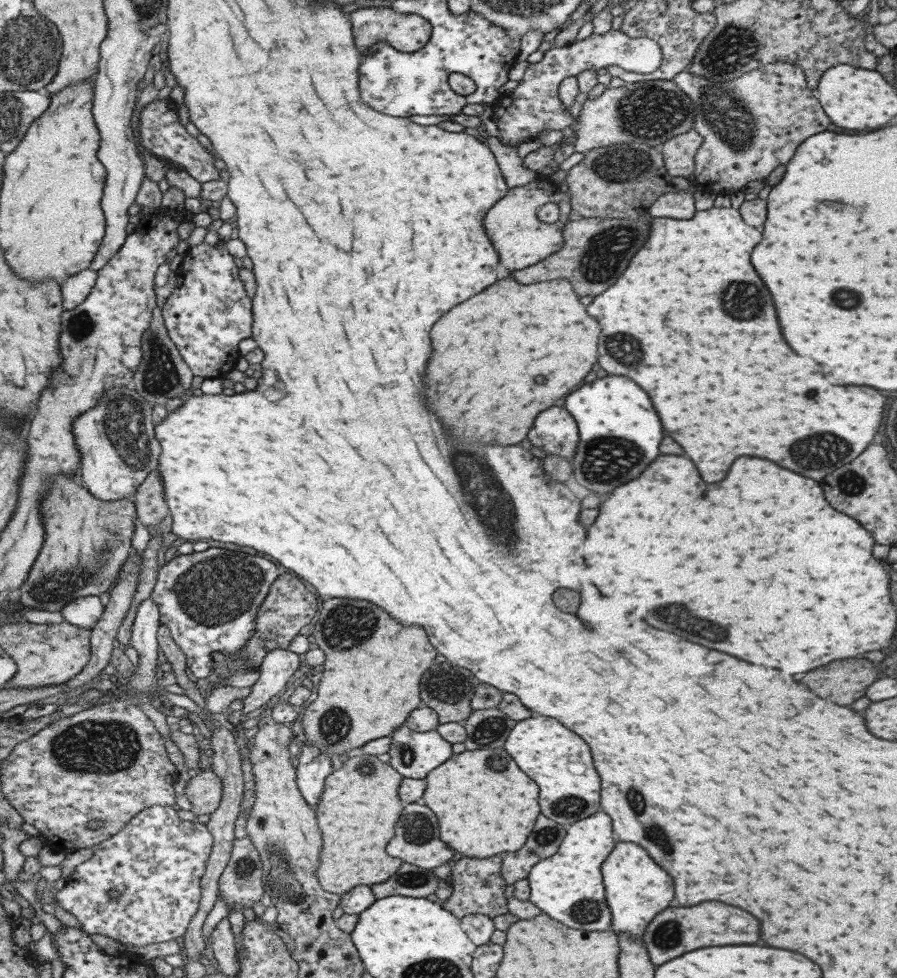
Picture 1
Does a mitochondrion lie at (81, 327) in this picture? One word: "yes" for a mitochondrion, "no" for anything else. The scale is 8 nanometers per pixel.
yes

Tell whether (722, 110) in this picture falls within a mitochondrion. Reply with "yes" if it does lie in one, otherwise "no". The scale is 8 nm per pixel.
yes

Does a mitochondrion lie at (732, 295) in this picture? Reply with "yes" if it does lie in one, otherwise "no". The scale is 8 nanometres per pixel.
yes

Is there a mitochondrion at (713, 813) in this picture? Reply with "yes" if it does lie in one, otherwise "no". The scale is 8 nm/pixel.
no

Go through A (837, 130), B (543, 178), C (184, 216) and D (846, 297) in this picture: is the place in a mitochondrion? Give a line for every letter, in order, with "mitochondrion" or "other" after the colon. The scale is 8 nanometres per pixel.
A: other
B: other
C: other
D: mitochondrion

